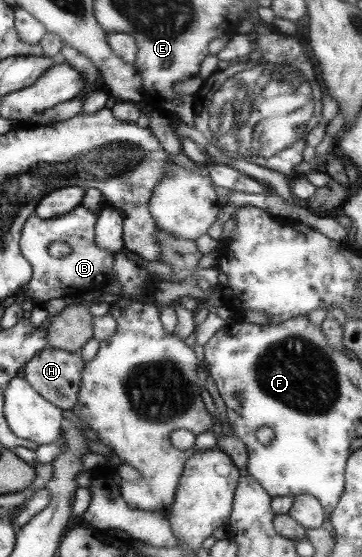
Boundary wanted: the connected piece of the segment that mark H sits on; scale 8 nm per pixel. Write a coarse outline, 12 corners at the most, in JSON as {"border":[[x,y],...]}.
{"border":[[46,346],[20,375],[43,399],[71,410],[84,361]]}

